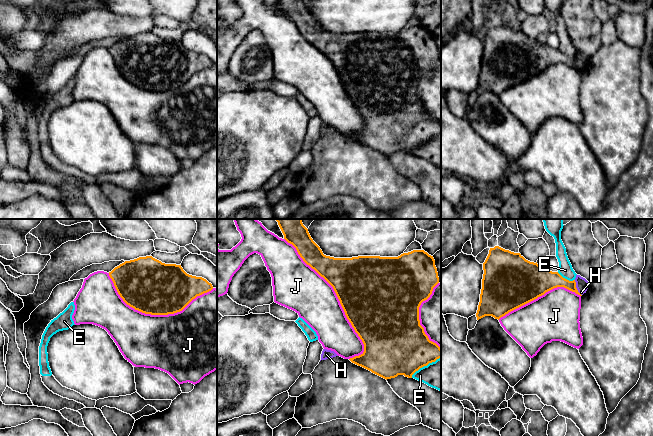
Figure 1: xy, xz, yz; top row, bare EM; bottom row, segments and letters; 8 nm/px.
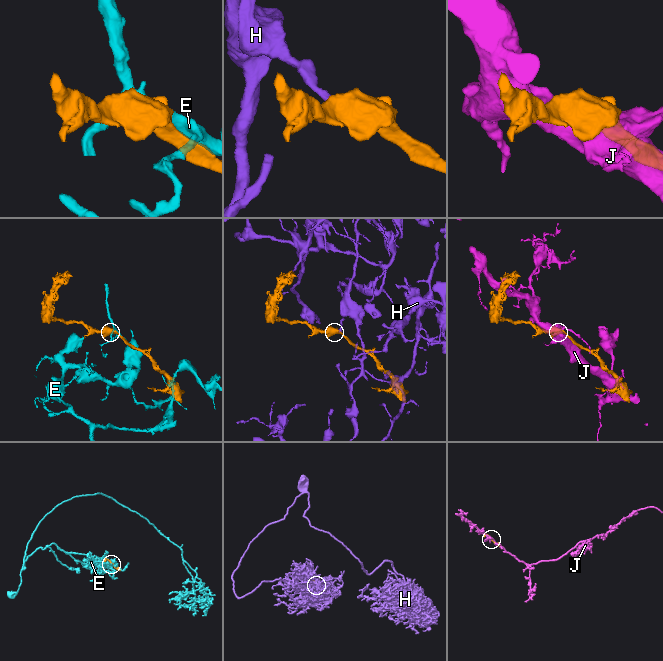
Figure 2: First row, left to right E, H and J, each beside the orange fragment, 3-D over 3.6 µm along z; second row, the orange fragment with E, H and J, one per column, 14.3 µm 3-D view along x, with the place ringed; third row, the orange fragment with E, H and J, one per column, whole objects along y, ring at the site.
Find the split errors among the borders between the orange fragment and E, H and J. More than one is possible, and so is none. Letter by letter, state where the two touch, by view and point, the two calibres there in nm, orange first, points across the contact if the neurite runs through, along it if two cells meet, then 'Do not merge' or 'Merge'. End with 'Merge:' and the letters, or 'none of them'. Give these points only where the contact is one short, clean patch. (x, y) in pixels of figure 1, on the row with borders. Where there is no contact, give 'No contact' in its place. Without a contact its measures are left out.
E: Touches orange at xz (425, 365). Thickness 440 nm (orange) against 220 nm. Do not merge
H: Touches orange at yz (576, 288). Thickness 170 nm (orange) against 100 nm. Boundary: yz (574, 280), (575, 287), (581, 295). Do not merge
J: Touches orange at xz (336, 294). Thickness 500 nm (orange) against 360 nm. Do not merge
Merge: none of them

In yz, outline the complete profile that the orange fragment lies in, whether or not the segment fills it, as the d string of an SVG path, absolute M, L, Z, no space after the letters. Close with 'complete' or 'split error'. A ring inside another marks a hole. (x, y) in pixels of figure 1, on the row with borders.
M499 246L490 248L483 270L477 320L485 316L499 320L557 287L564 287L582 296L575 280L569 281L558 272L552 272L537 262L526 260L520 253Z | complete

